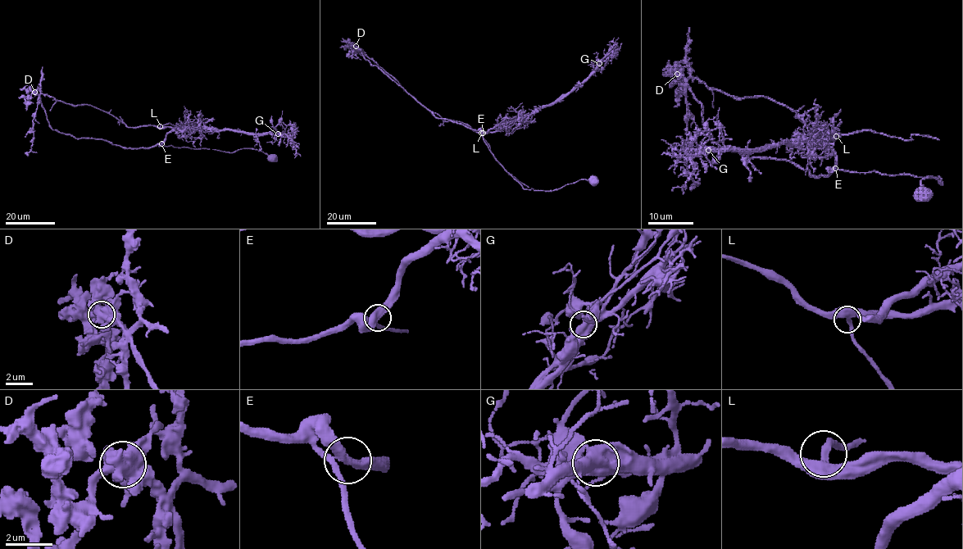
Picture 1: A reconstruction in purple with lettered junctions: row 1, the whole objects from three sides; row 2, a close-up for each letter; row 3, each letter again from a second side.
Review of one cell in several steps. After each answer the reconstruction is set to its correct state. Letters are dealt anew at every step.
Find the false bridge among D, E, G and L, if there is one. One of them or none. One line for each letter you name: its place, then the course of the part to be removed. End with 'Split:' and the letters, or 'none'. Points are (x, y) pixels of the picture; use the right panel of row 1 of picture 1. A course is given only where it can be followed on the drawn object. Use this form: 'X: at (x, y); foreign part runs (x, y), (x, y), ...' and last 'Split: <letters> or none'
G: at (708, 150); foreign part runs (708, 150), (833, 138), (813, 138), (792, 109), (769, 97), (733, 97), (691, 77), (686, 165), (697, 183)
Split: G

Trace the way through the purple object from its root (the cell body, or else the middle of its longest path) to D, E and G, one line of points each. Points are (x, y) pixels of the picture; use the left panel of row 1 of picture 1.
D: (273, 157), (251, 148), (227, 152), (158, 143), (126, 148), (102, 139), (75, 138), (52, 129), (34, 92)
E: (273, 157), (251, 148), (227, 152), (163, 146), (161, 143)
G: (273, 157), (251, 148), (227, 152), (161, 144), (165, 136), (176, 129), (278, 133)

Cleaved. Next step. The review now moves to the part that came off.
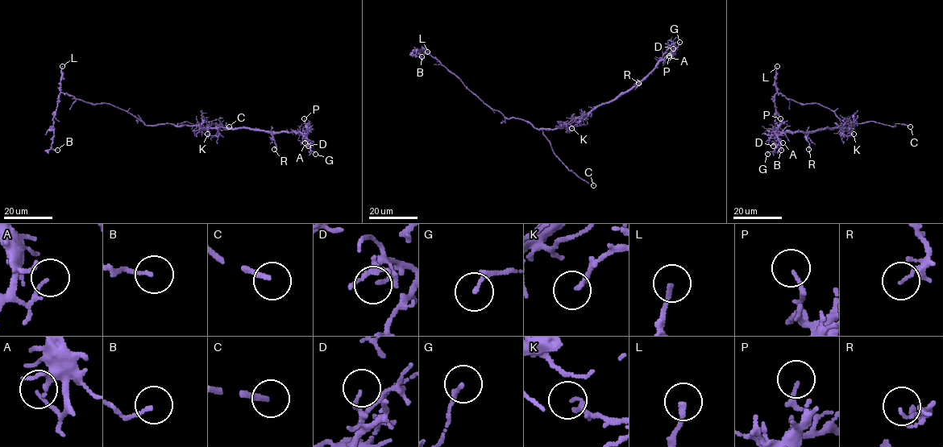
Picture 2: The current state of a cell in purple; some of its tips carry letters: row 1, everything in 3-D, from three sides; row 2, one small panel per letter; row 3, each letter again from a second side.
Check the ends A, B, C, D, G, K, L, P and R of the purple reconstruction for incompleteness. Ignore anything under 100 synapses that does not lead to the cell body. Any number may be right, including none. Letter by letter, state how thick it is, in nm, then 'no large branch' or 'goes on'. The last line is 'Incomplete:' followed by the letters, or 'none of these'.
A: calibre 100 nm; no large branch
B: calibre 130 nm; no large branch
C: calibre 200 nm; goes on
D: calibre 120 nm; no large branch
G: calibre 170 nm; no large branch
K: calibre 100 nm; no large branch
L: calibre 150 nm; no large branch
P: calibre 120 nm; no large branch
R: calibre 100 nm; no large branch
Incomplete: C

